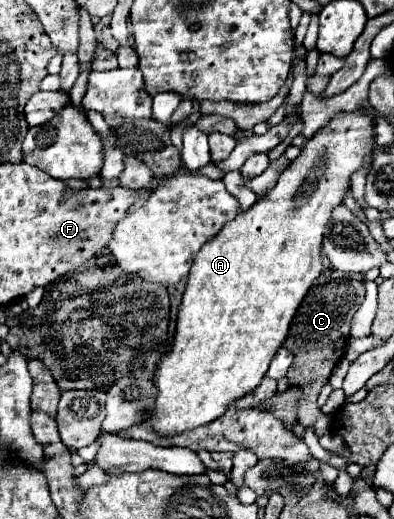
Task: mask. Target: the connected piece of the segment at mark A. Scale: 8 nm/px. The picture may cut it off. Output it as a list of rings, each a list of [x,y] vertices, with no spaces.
[[[357,107],[357,111],[353,109],[353,111],[341,111],[341,113],[337,113],[325,127],[321,127],[321,131],[317,131],[311,139],[307,139],[307,143],[303,145],[299,157],[295,161],[291,161],[289,167],[279,175],[277,185],[271,191],[267,191],[265,195],[261,195],[255,201],[253,207],[249,207],[247,211],[241,211],[233,221],[225,223],[225,227],[221,227],[221,231],[215,237],[211,237],[201,247],[201,251],[197,253],[197,257],[193,261],[193,267],[189,271],[189,281],[187,281],[187,287],[185,287],[185,293],[183,293],[183,301],[181,301],[181,307],[179,307],[177,333],[175,333],[173,349],[161,361],[161,365],[159,365],[157,373],[155,373],[155,379],[153,379],[155,387],[157,387],[157,403],[151,409],[151,413],[149,413],[149,425],[153,427],[155,433],[159,433],[159,435],[173,435],[173,433],[183,433],[183,431],[207,425],[213,419],[221,417],[225,413],[225,409],[235,399],[239,399],[239,395],[247,395],[249,391],[253,391],[261,383],[261,379],[265,377],[265,373],[269,369],[271,357],[283,345],[283,341],[287,337],[287,331],[289,331],[289,325],[291,325],[291,319],[293,319],[297,307],[301,305],[301,301],[307,295],[307,291],[313,285],[313,281],[321,275],[321,269],[323,269],[323,263],[321,263],[321,241],[323,241],[325,227],[331,221],[333,209],[339,207],[339,205],[343,205],[343,199],[345,199],[345,195],[349,191],[351,175],[365,167],[365,159],[373,161],[373,147],[375,147],[375,141],[373,141],[375,139],[375,131],[373,129],[375,129],[373,113],[371,111],[363,111],[363,107]]]

